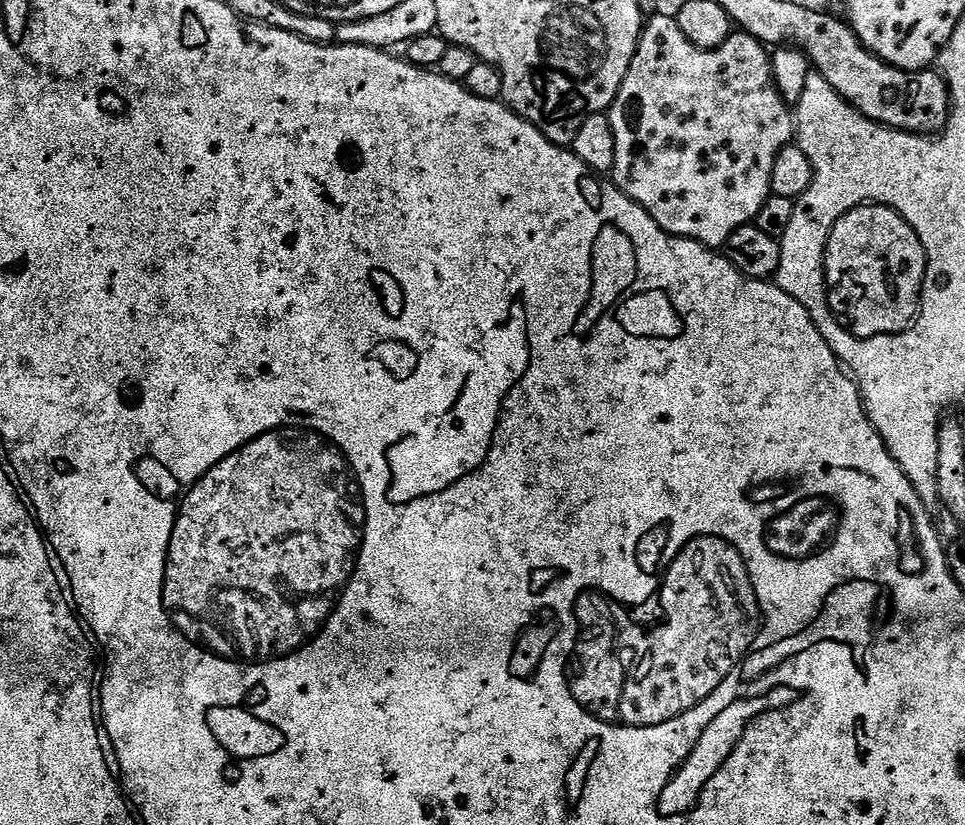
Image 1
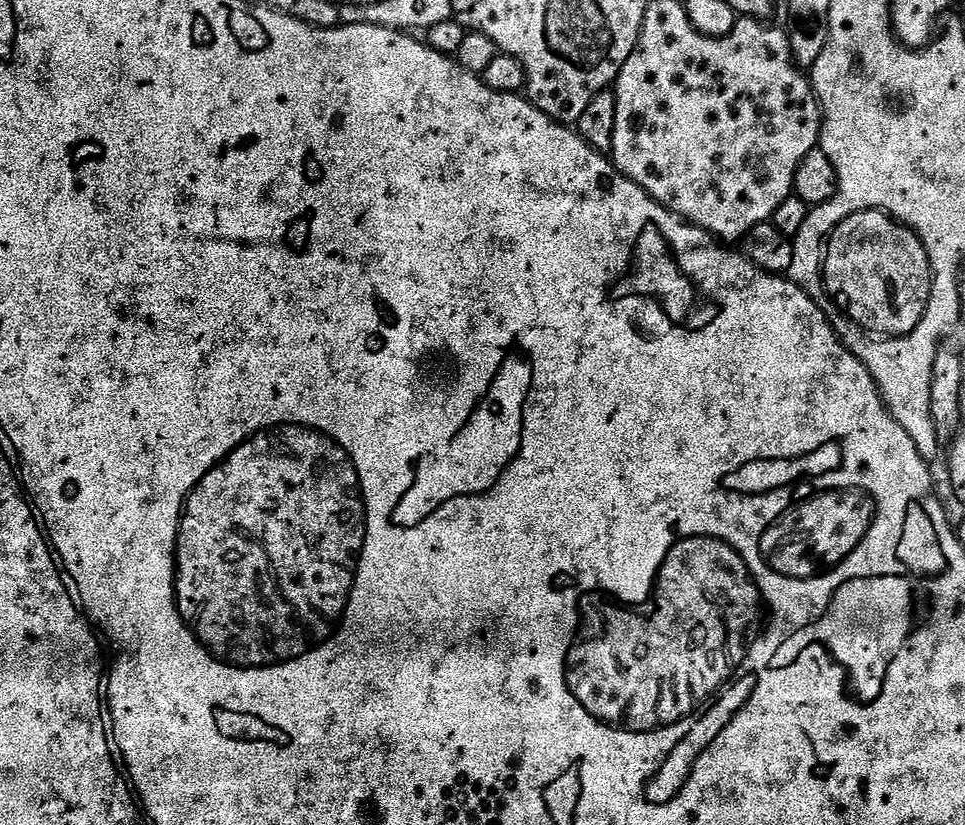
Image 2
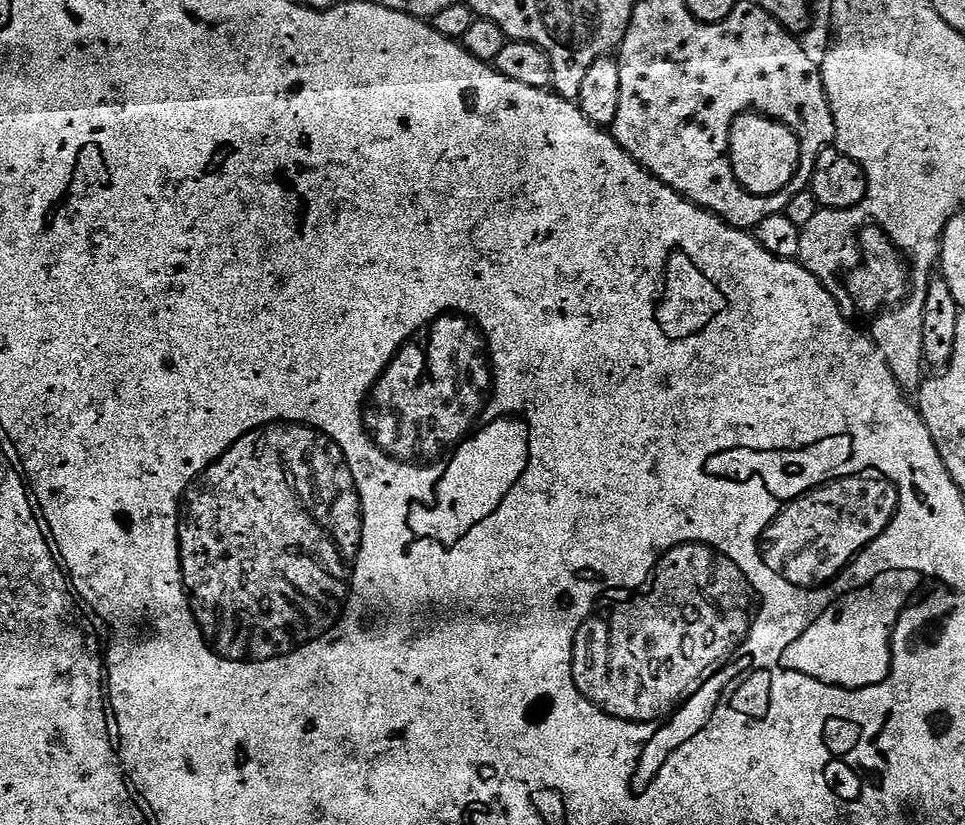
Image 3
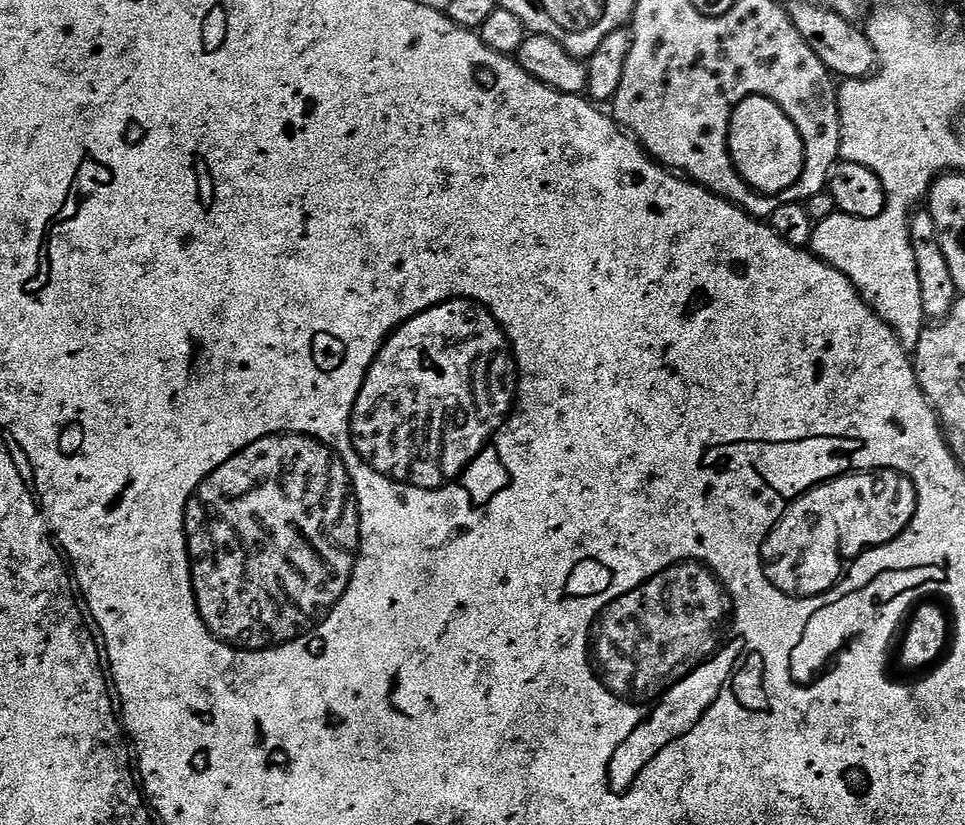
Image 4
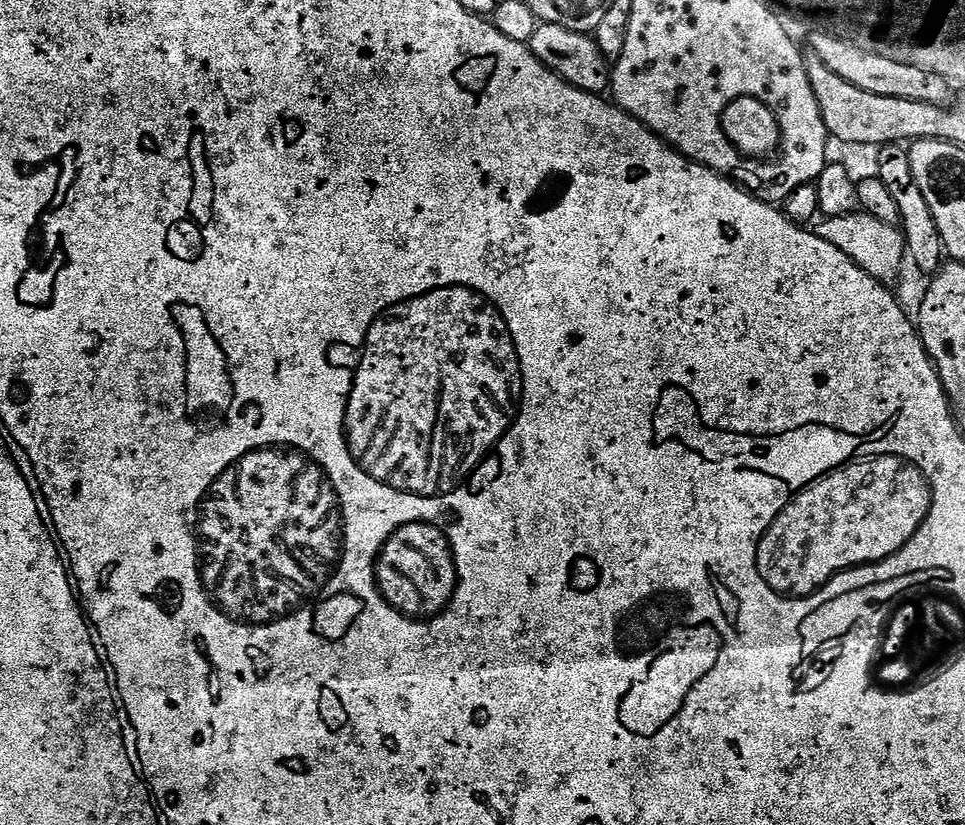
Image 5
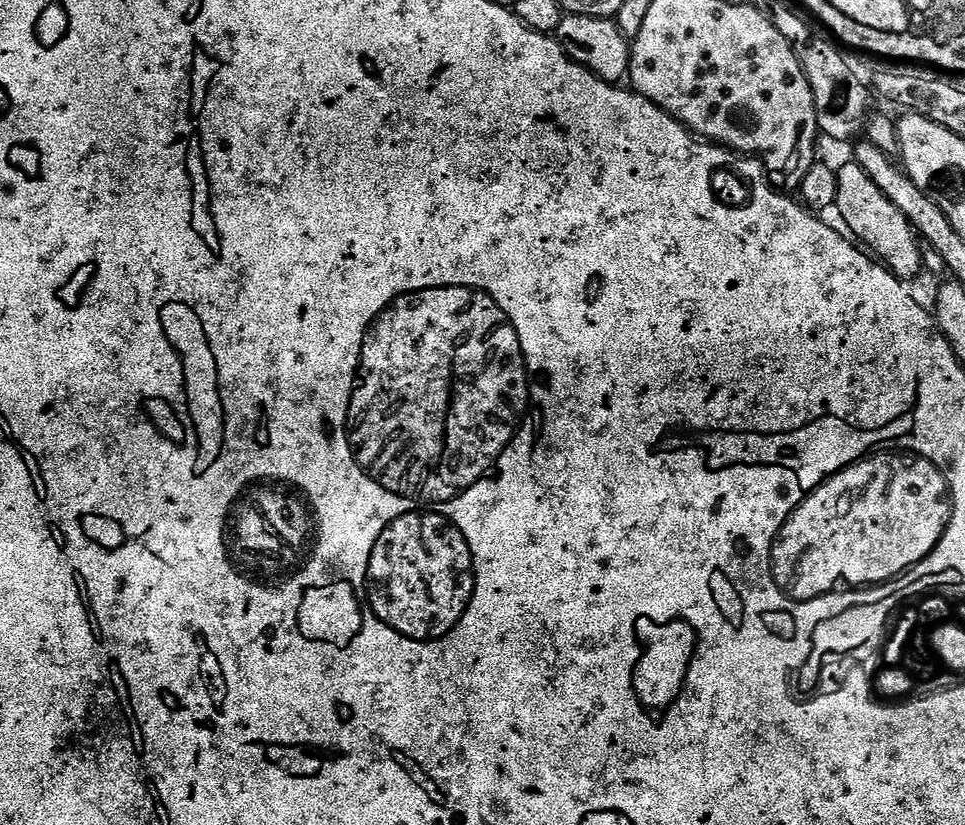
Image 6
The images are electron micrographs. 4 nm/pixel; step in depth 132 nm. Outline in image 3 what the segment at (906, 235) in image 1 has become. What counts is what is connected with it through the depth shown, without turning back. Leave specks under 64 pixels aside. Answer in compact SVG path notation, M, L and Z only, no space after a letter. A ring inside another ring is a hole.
M865 226L858 233L860 263L847 273L846 287L861 313L879 314L899 305L910 291L910 264L899 246L879 226Z

